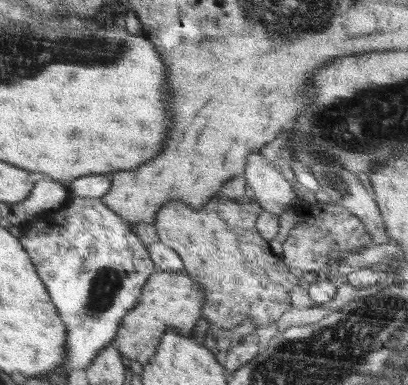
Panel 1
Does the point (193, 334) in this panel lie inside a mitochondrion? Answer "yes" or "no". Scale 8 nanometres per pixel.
no

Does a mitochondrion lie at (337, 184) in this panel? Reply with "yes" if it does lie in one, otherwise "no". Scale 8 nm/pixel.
yes

